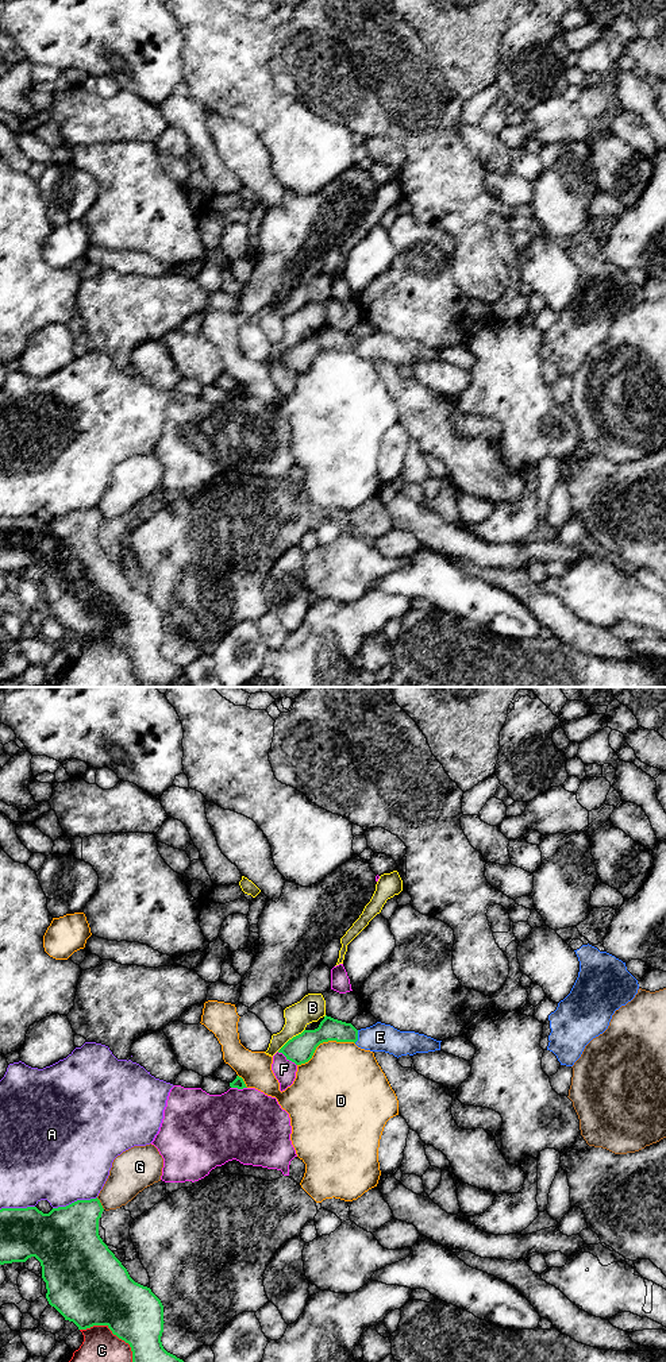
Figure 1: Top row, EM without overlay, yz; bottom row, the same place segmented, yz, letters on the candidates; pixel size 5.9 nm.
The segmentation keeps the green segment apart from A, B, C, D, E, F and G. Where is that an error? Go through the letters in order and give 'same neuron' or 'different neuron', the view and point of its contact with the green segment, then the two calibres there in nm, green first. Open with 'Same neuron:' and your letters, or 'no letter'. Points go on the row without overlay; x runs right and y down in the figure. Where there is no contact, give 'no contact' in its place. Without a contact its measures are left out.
Same neuron: E
A: different neuron; meets green in yz at (74, 510); 400 nm thick on the green side, 500 nm on the other
B: different neuron; meets green in yz at (292, 347); 160 nm thick on the green side, 160 nm on the other
C: different neuron; meets green in yz at (120, 647); 340 nm thick on the green side, 400 nm on the other
D: different neuron; meets green in yz at (323, 350); 160 nm thick on the green side, 440 nm on the other
E: same neuron; meets green in yz at (357, 346); 140 nm thick on the green side, 170 nm on the other
F: different neuron; meets green in yz at (287, 366); 160 nm thick on the green side, 130 nm on the other
G: different neuron; meets green in yz at (100, 512); 320 nm thick on the green side, 240 nm on the other

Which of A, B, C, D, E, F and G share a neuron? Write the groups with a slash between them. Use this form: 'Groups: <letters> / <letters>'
Groups: A / B / C / D / E / F / G

